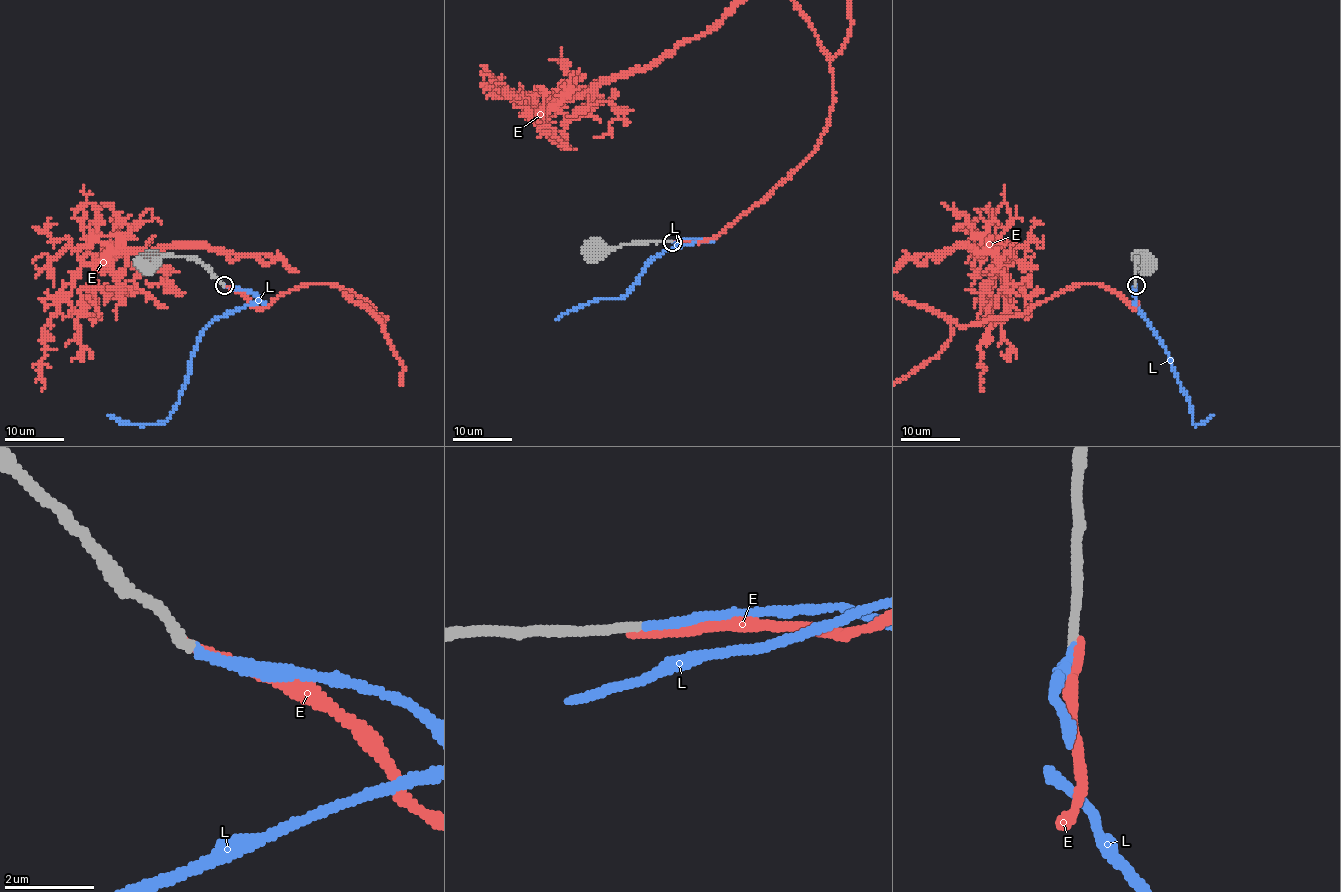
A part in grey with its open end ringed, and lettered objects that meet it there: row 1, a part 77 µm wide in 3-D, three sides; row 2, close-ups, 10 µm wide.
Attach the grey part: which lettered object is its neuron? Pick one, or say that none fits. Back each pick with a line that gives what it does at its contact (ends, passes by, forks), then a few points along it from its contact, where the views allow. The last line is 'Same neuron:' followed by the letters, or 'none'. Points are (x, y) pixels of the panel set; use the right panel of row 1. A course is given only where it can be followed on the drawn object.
L: it ends | via (1136, 286), (1133, 302), (1167, 354), (1191, 421), (1194, 424), (1203, 423), (1212, 414)
Same neuron: L

